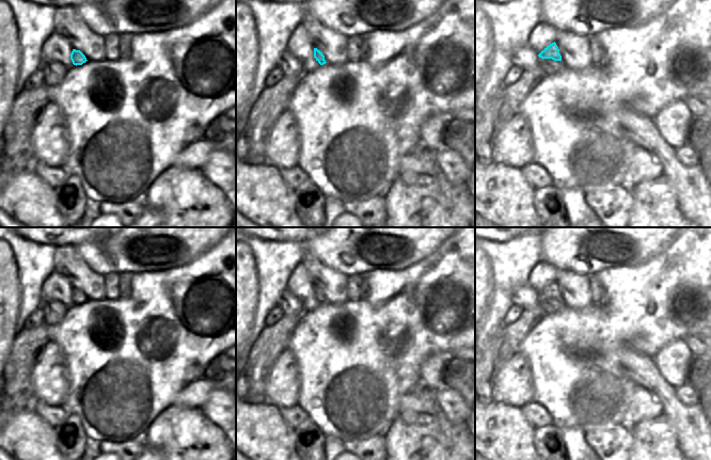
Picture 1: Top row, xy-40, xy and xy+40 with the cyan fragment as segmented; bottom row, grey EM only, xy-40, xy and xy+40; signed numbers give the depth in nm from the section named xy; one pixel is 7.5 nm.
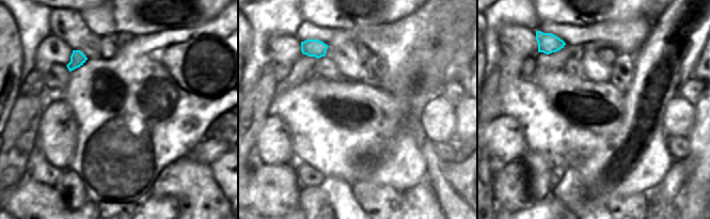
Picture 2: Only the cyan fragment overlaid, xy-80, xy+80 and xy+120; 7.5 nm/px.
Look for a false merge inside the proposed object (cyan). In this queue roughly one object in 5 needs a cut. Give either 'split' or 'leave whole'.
leave whole

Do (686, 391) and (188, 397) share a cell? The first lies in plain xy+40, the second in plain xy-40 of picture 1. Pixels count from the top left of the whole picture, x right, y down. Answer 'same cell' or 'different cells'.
different cells

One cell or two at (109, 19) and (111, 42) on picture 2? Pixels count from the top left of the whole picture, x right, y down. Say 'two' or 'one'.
two

